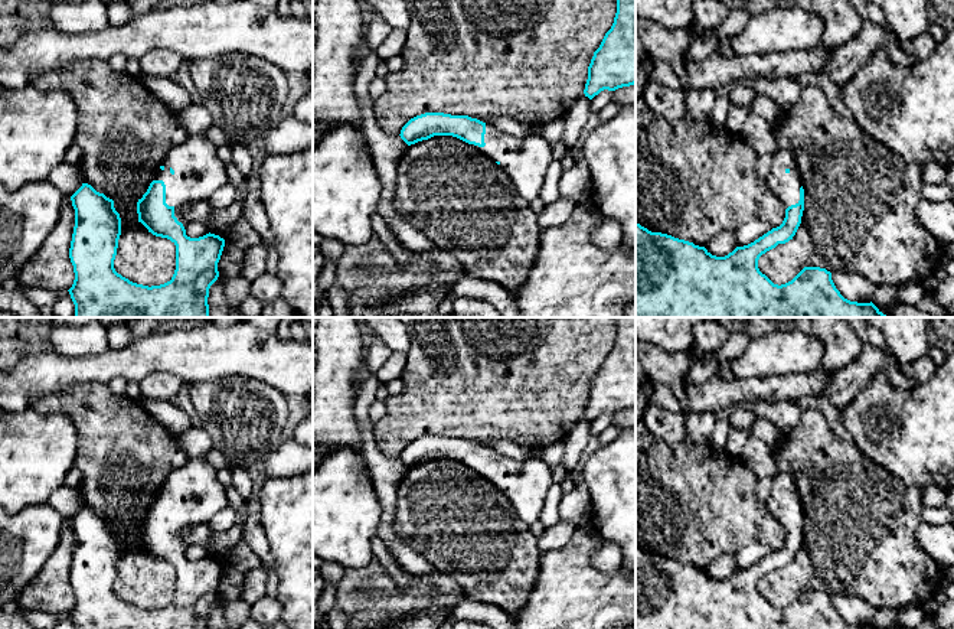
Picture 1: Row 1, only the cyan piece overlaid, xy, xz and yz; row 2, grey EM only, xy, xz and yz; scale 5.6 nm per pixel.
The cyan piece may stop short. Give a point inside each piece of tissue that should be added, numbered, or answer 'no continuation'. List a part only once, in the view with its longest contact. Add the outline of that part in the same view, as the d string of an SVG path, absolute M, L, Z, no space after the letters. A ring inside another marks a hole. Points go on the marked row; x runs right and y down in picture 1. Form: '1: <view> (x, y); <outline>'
1: xy (199, 172); M205 134L189 136L166 154L154 173L154 180L166 185L166 203L174 208L179 222L189 224L182 209L184 205L208 201L213 192L228 182L226 164L215 146Z

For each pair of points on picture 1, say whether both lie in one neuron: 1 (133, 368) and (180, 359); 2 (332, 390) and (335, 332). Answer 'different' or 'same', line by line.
1: same
2: same

